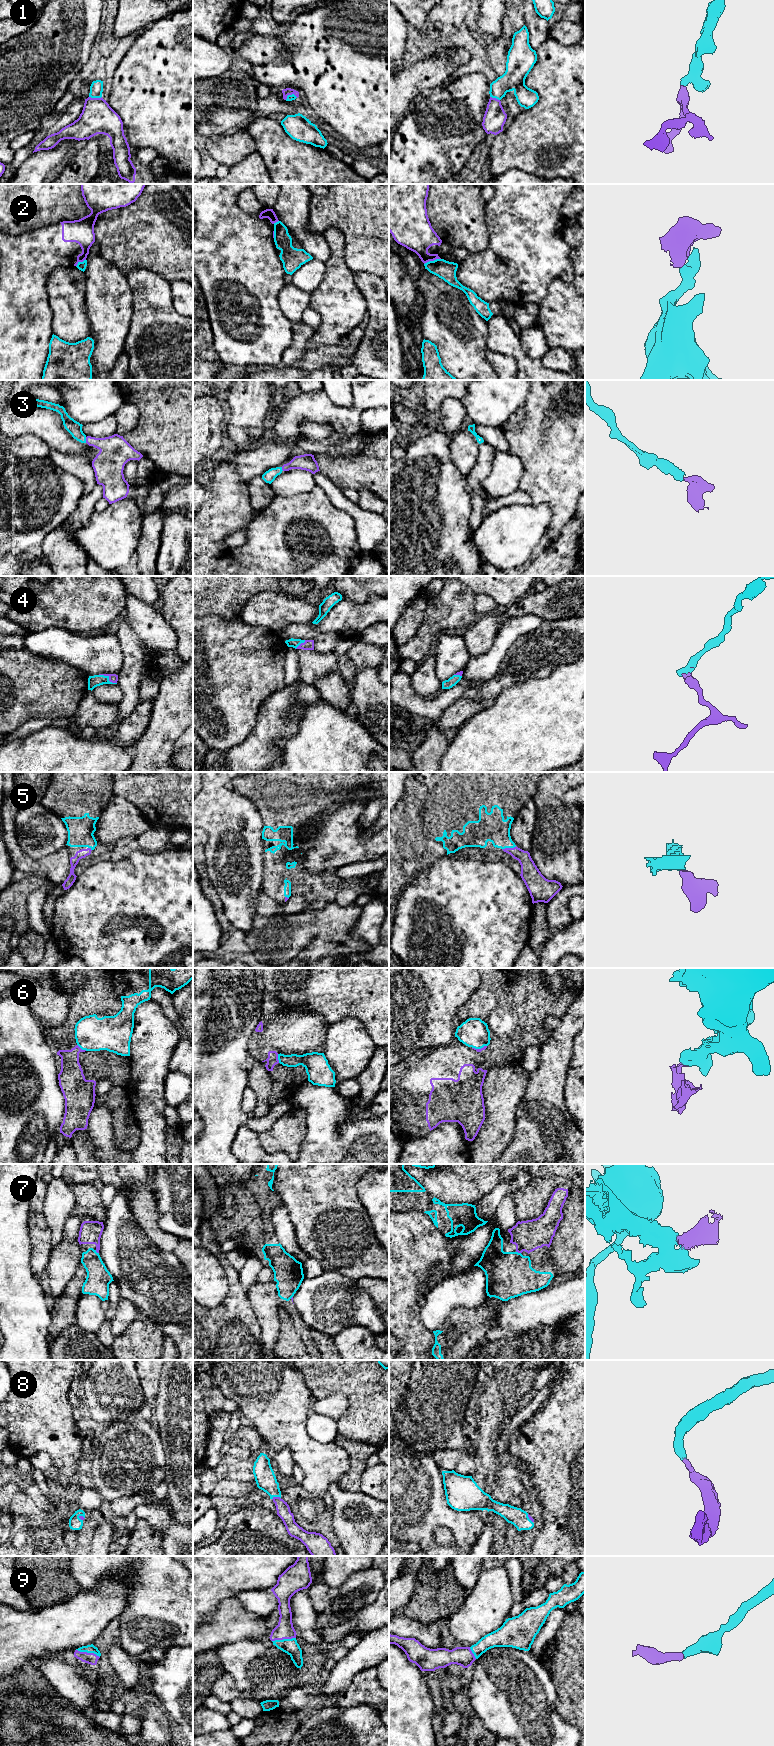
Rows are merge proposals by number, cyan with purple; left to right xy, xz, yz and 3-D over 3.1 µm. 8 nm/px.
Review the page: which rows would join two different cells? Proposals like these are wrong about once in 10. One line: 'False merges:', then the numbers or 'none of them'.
False merges: 2, 6

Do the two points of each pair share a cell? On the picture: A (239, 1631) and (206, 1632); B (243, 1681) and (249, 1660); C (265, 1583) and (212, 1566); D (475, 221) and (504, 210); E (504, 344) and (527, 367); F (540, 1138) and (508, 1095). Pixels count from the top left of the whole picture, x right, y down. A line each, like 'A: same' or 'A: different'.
A: same
B: same
C: same
D: different
E: same
F: different

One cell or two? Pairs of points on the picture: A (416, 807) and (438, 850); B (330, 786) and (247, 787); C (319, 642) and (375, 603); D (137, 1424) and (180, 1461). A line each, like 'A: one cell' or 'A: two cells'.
A: one cell
B: one cell
C: two cells
D: two cells

